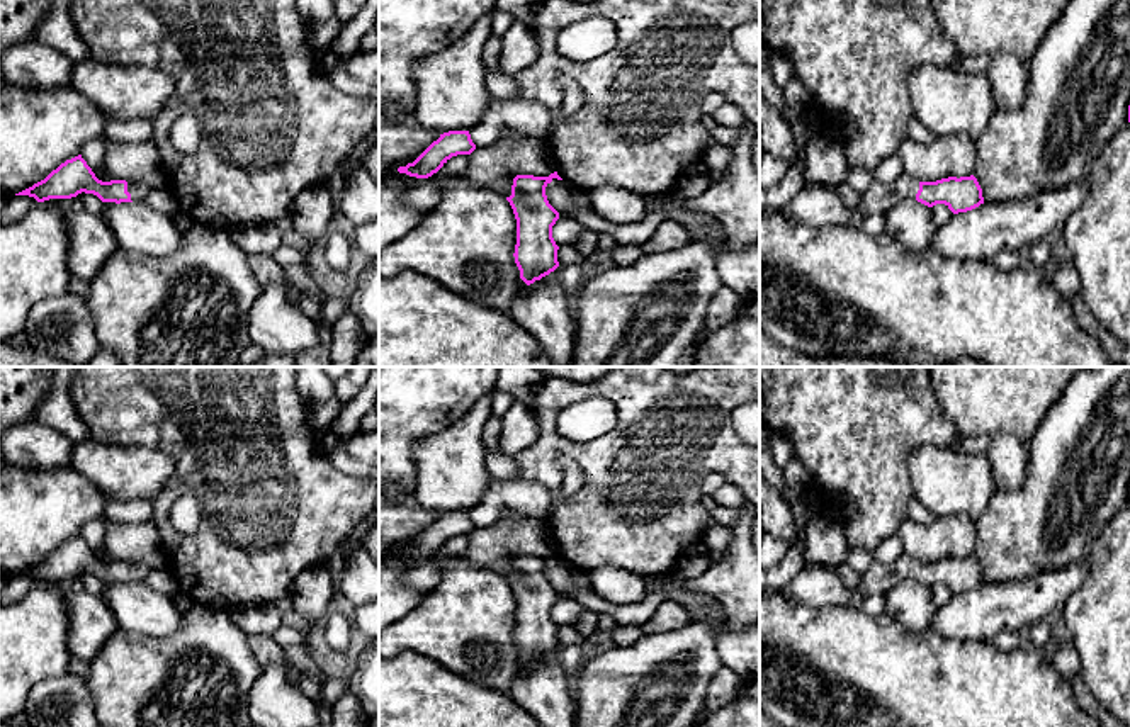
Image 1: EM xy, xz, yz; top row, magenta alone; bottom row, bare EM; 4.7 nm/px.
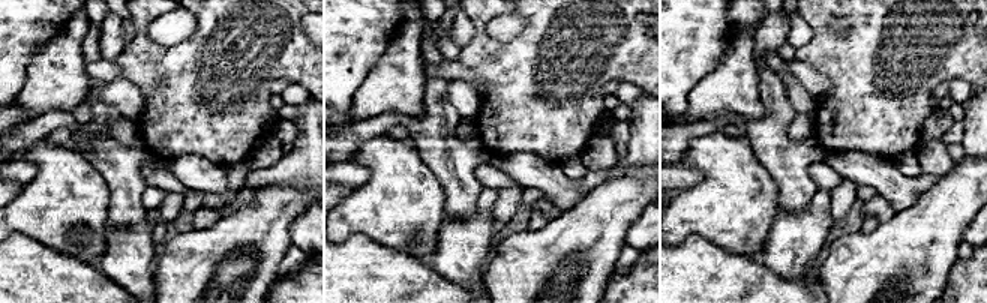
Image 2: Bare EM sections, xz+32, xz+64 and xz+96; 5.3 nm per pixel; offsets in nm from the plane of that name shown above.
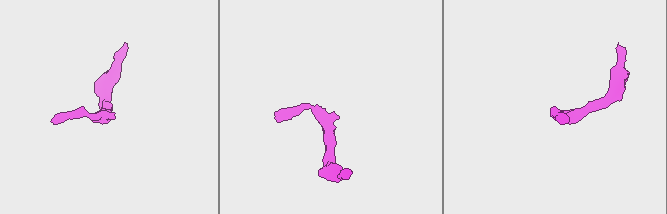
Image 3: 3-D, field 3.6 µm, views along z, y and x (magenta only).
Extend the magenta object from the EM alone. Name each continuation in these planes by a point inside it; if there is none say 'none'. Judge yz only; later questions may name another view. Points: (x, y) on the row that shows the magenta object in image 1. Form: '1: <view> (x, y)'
1: yz (816, 206)

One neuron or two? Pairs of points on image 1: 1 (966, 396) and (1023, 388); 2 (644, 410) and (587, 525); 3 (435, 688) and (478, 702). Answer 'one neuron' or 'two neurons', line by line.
1: one neuron
2: one neuron
3: one neuron

